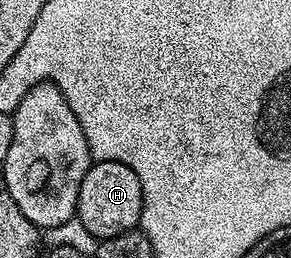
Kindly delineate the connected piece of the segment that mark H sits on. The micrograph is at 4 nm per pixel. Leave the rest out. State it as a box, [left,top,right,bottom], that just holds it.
[75,161,142,241]

